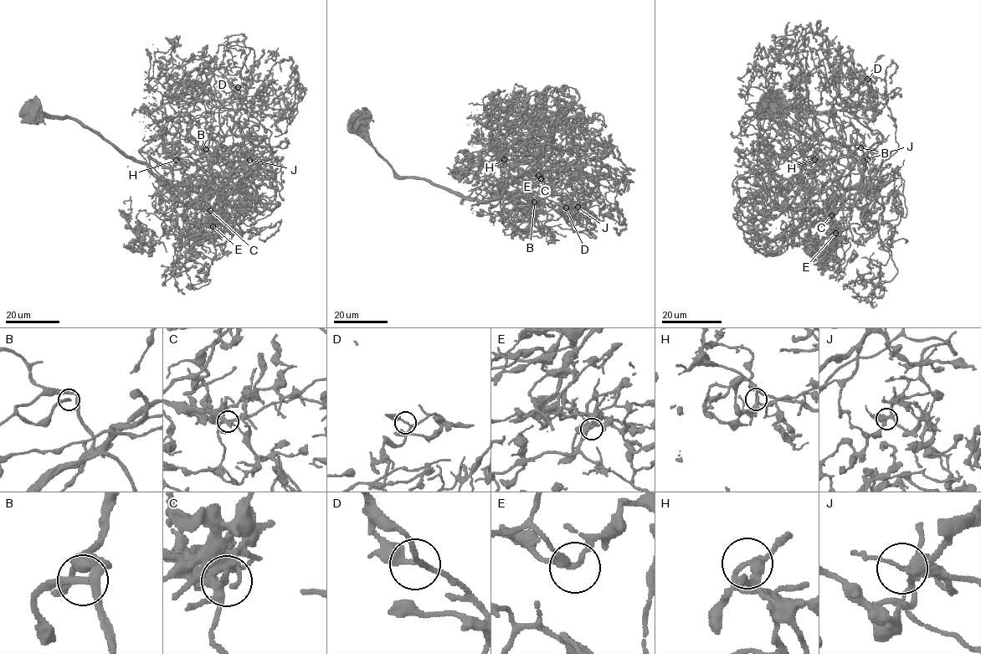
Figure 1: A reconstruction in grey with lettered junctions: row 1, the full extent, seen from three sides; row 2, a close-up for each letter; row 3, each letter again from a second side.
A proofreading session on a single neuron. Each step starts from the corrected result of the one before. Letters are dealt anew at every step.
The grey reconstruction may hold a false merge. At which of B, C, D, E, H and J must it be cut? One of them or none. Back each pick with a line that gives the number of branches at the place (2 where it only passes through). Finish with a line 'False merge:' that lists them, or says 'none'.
C: 3
False merge: C

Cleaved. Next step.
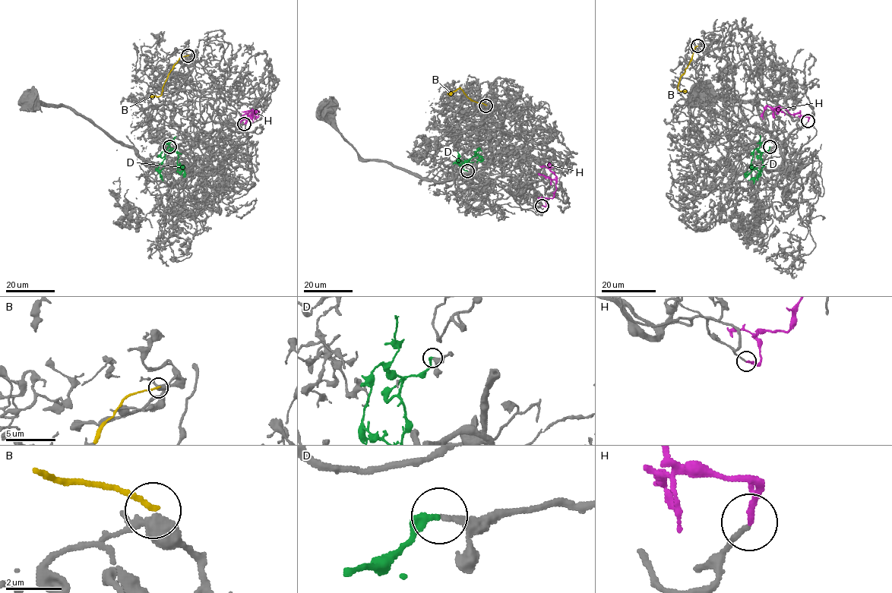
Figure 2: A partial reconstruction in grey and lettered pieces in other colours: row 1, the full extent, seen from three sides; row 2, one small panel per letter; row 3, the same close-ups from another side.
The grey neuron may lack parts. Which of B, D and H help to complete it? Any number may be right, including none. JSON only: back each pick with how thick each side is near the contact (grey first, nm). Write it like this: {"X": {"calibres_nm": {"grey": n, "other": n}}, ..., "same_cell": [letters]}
{"D": {"calibres_nm": {"grey": 190, "other": 260}}, "H": {"calibres_nm": {"grey": 150, "other": 180}}, "same_cell": ["D", "H"]}

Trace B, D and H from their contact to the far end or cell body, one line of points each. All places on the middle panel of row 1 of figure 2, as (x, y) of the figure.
B: (485, 105), (472, 100), (459, 87), (447, 93)
D: (467, 171), (459, 163), (459, 159), (466, 163), (477, 154), (479, 160), (483, 160)
H: (542, 205), (545, 205), (545, 198), (554, 196), (556, 189), (555, 176), (550, 170), (550, 165)

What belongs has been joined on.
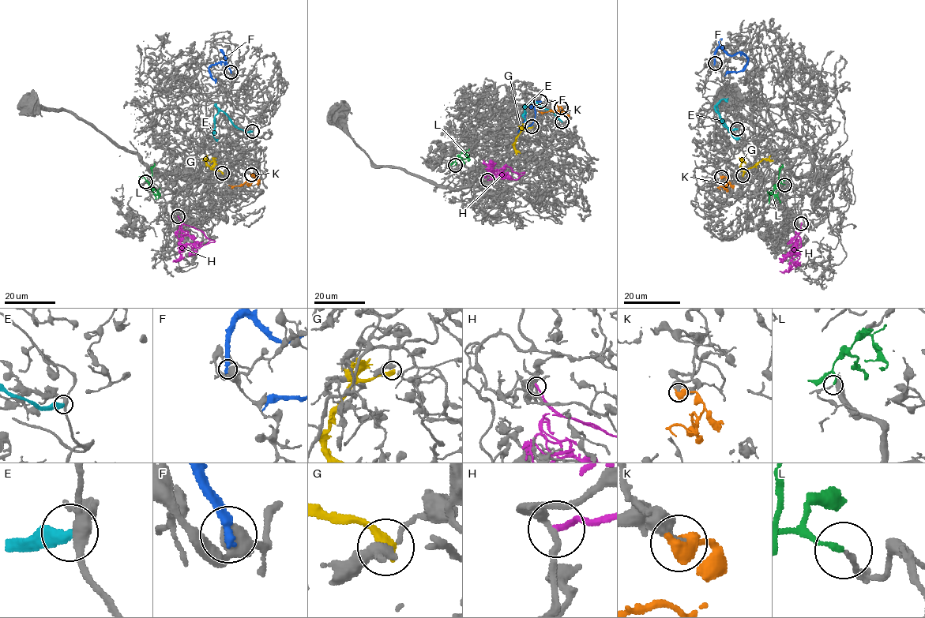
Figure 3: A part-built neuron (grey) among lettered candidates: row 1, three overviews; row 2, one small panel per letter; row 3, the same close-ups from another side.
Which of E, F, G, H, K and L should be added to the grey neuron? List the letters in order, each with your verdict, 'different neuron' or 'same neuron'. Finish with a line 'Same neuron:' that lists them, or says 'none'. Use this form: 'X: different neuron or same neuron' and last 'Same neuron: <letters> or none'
E: different neuron
F: different neuron
G: different neuron
H: different neuron
K: same neuron
L: same neuron
Same neuron: K, L

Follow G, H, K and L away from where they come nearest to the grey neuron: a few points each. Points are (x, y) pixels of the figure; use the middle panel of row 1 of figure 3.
G: (532, 127), (523, 129), (517, 138), (515, 147), (520, 153)
H: (488, 180), (517, 179), (519, 177), (507, 166), (490, 171), (483, 160)
K: (561, 107), (565, 114), (555, 110), (538, 110)
L: (455, 165), (455, 159), (465, 151), (469, 159), (468, 160)

